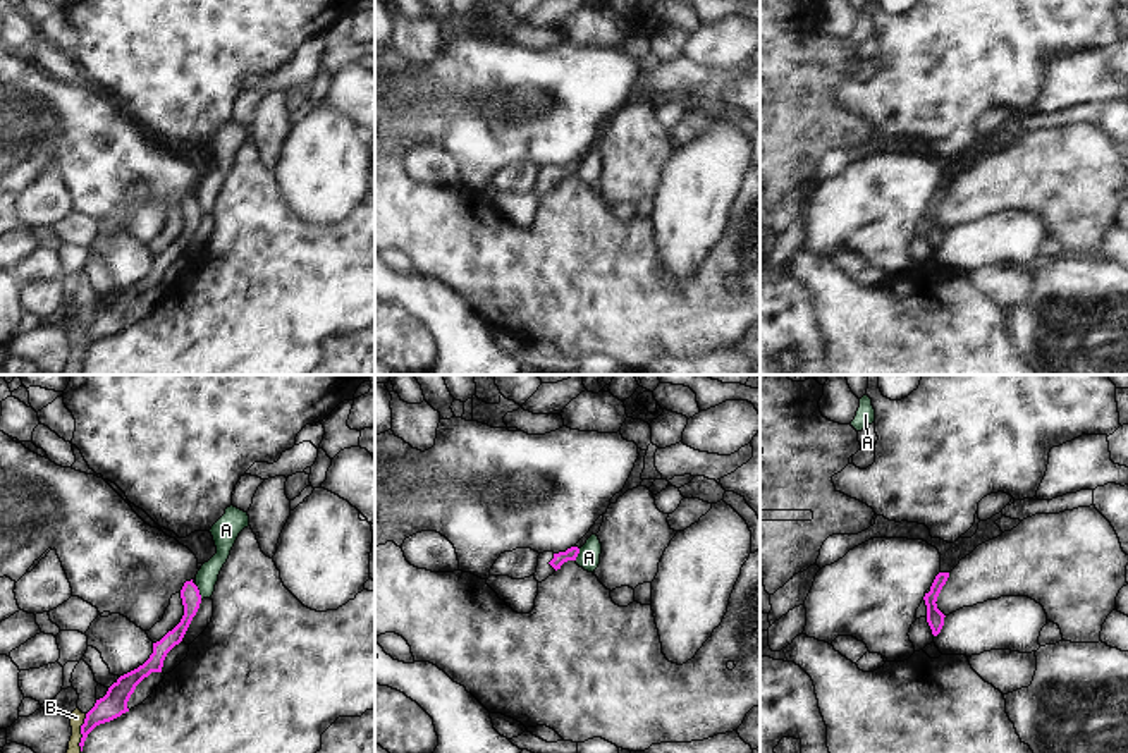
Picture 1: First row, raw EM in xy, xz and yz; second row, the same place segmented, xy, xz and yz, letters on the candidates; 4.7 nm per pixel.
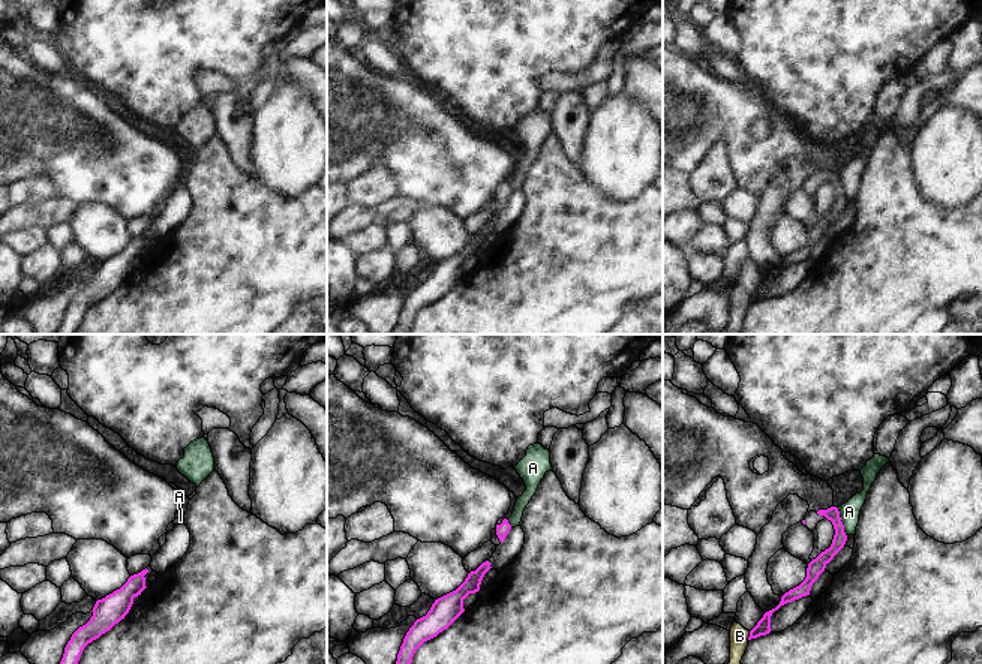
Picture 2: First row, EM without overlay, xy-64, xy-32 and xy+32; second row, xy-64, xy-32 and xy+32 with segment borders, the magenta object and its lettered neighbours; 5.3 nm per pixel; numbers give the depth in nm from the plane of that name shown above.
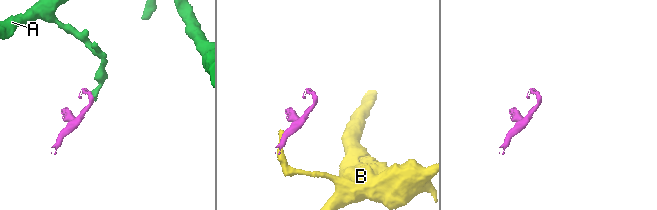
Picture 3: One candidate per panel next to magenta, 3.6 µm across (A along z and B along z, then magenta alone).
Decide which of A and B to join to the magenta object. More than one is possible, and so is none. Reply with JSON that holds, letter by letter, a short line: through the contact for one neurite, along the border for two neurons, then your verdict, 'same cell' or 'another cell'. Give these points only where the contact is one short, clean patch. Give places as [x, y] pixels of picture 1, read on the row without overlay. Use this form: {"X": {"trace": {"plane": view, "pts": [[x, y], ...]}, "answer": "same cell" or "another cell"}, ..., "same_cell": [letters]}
{"A": {"trace": {"plane": "xy", "pts": [[195, 200], [202, 214]]}, "answer": "another cell"}, "B": {"trace": {"plane": "xy", "pts": [[86, 329], [81, 339], [79, 365]]}, "answer": "another cell"}, "same_cell": []}

